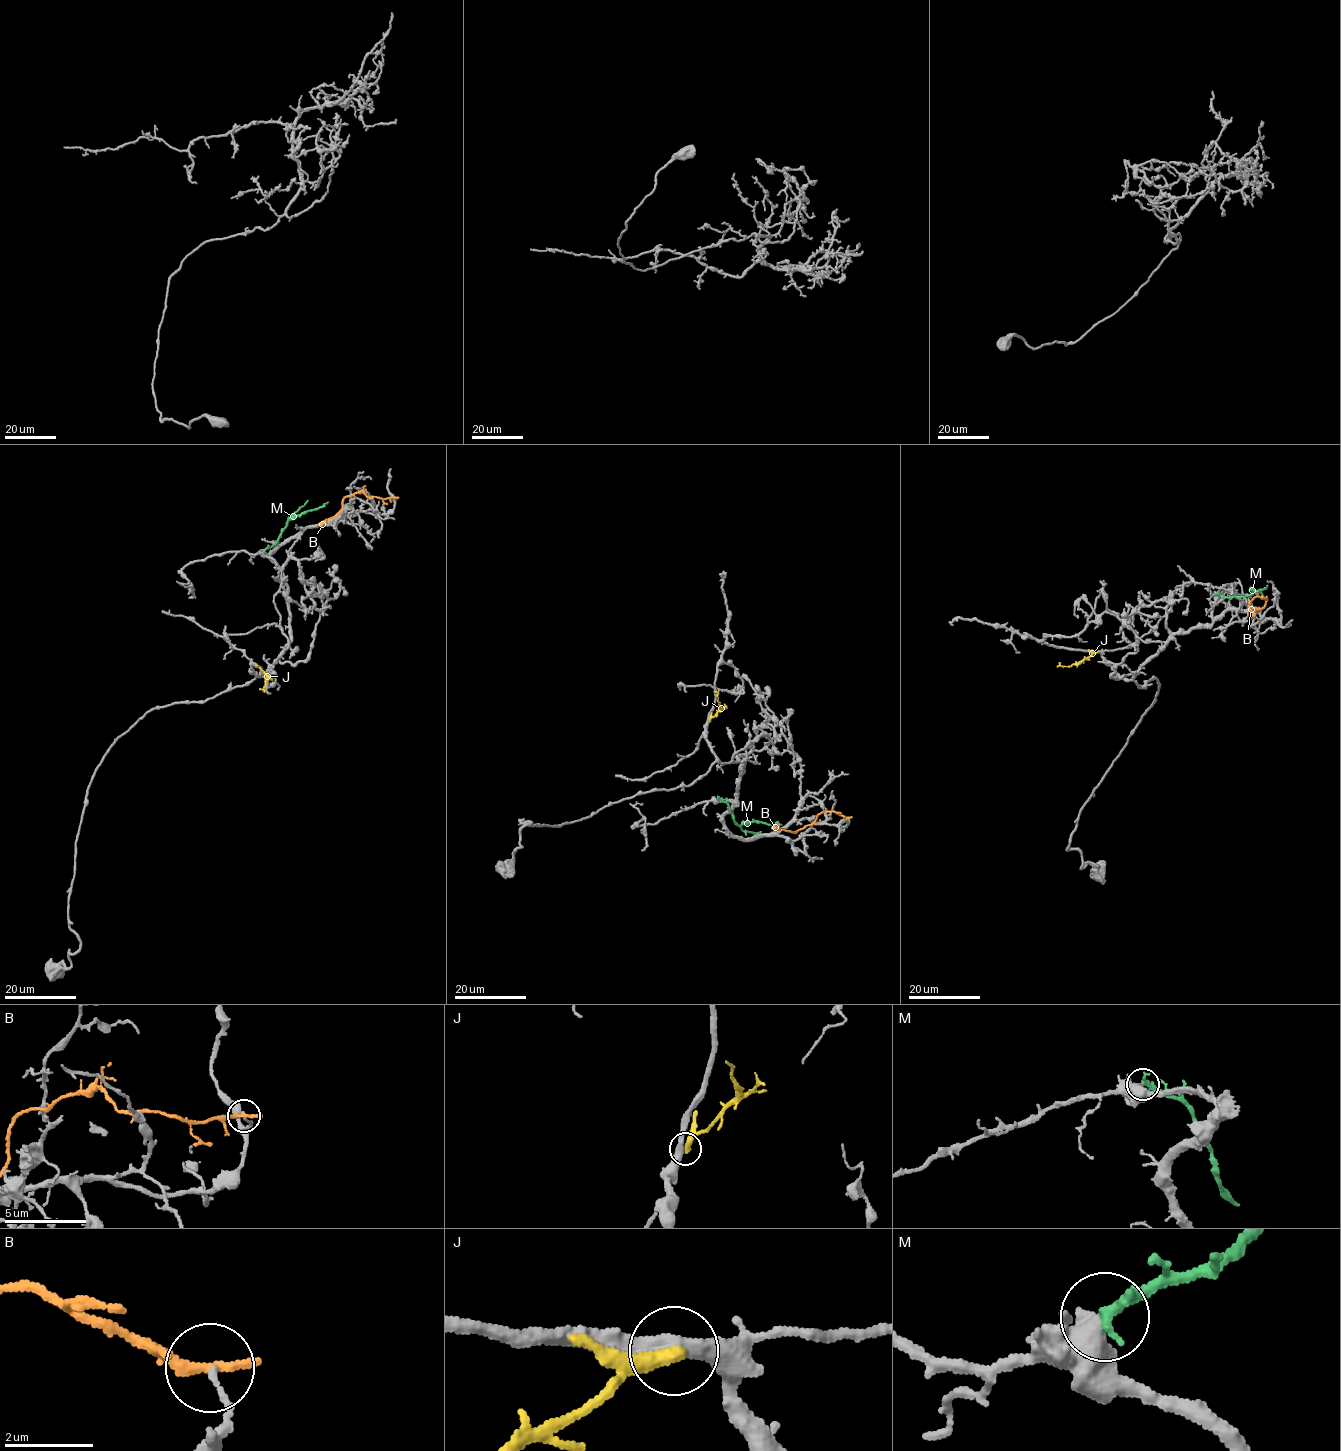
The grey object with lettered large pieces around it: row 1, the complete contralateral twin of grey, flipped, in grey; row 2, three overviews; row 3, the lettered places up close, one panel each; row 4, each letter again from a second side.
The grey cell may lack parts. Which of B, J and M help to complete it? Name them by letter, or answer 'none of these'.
M

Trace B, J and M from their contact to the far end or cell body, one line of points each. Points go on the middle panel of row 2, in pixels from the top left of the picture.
B: (847, 817), (823, 811), (810, 825), (795, 833), (771, 828)
J: (709, 721), (720, 709), (717, 693), (714, 691)
M: (717, 799), (727, 804), (734, 822), (739, 826), (753, 821), (782, 824)

